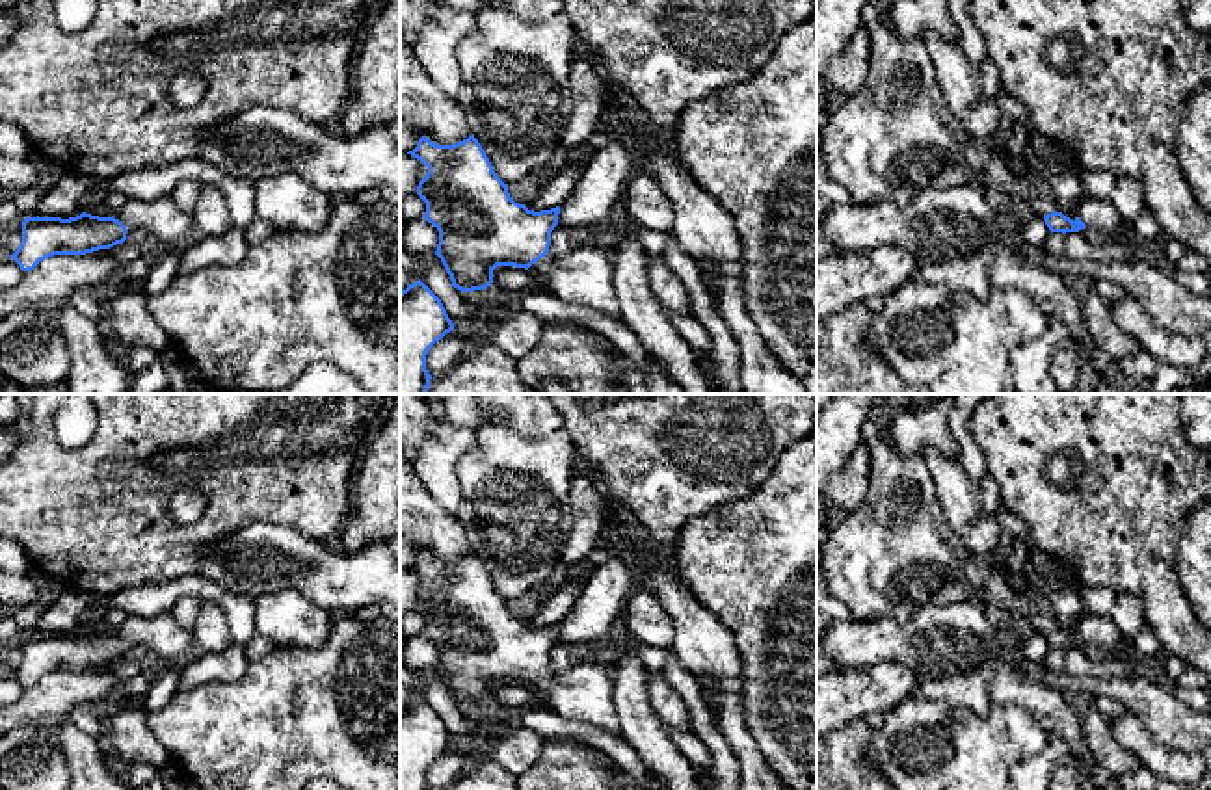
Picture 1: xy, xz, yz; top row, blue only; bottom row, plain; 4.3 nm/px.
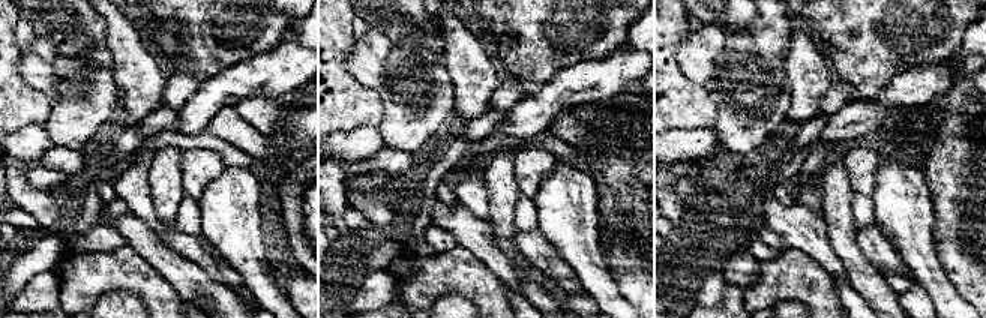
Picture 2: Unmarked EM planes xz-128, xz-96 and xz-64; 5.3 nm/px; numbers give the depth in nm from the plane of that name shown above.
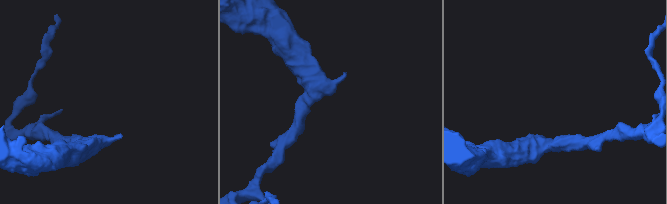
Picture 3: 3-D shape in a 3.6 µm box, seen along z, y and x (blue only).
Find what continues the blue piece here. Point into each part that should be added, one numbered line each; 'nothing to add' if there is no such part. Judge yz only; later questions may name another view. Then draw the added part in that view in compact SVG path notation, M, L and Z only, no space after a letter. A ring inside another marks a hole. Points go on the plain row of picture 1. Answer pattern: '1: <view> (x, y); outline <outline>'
1: yz (1100, 631); outline M1085 615L1077 634L1107 656L1133 654L1131 641L1118 632L1111 615Z

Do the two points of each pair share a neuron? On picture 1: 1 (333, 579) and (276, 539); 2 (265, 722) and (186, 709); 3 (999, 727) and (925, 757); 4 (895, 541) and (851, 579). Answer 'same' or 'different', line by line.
1: same
2: same
3: same
4: same

